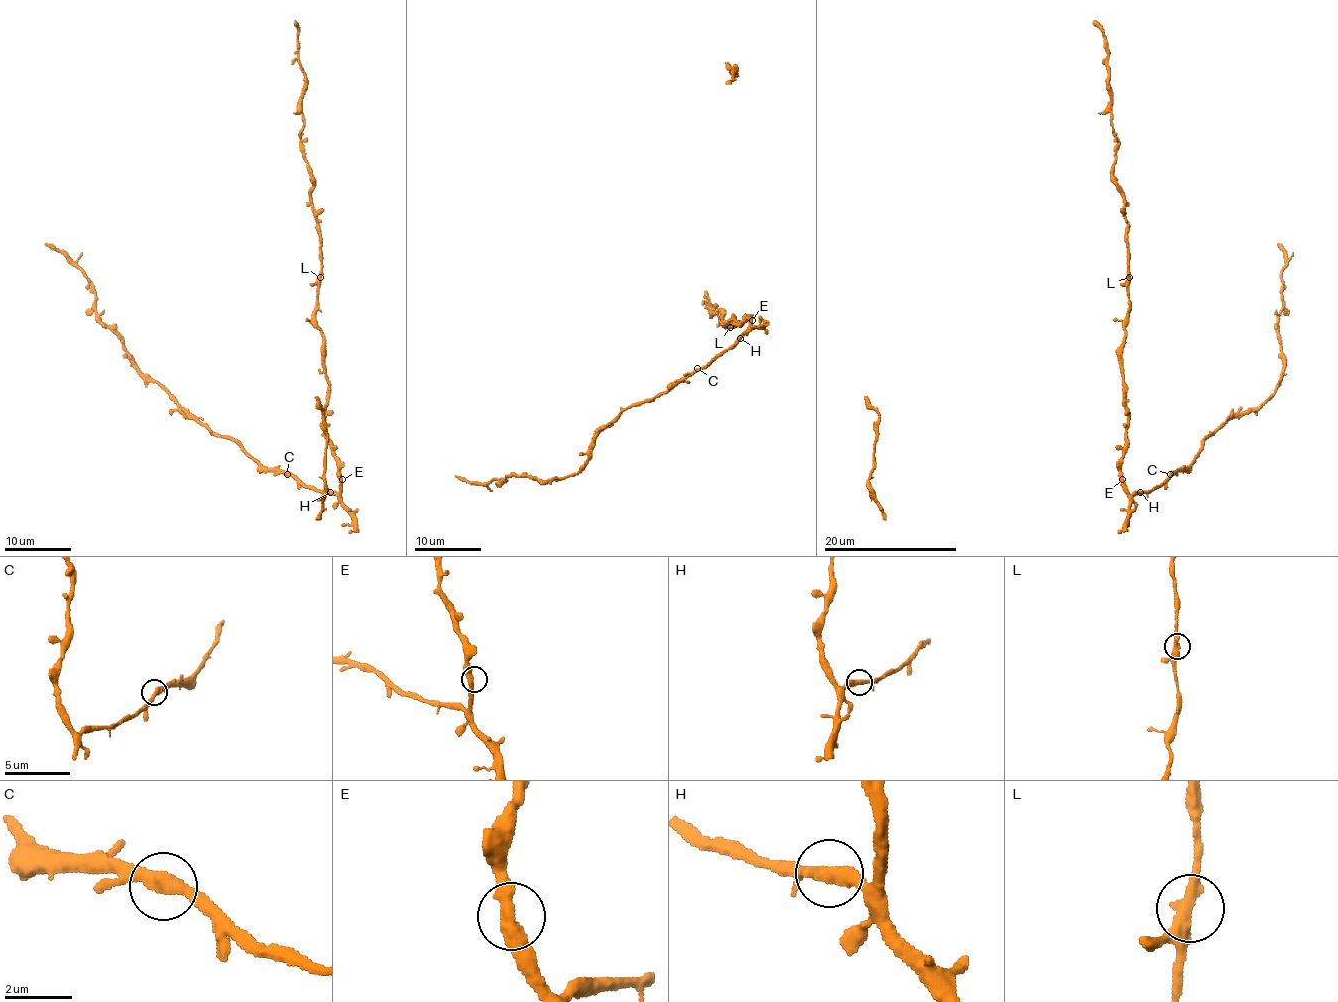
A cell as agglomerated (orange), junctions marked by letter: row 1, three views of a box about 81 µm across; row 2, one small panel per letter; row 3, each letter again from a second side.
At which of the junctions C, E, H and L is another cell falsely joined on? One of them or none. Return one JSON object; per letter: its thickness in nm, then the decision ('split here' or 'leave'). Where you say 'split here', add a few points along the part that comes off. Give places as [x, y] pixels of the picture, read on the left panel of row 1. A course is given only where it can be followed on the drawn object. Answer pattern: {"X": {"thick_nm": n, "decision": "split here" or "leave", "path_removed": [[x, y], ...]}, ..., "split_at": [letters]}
{"C": {"thick_nm": 360, "decision": "leave"}, "E": {"thick_nm": 420, "decision": "leave"}, "H": {"thick_nm": 380, "decision": "leave"}, "L": {"thick_nm": 380, "decision": "leave"}, "split_at": []}

